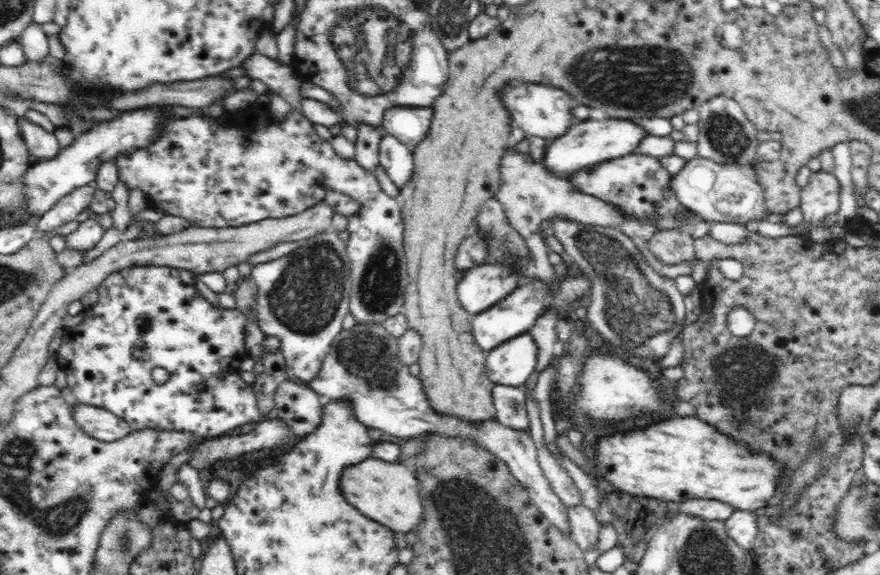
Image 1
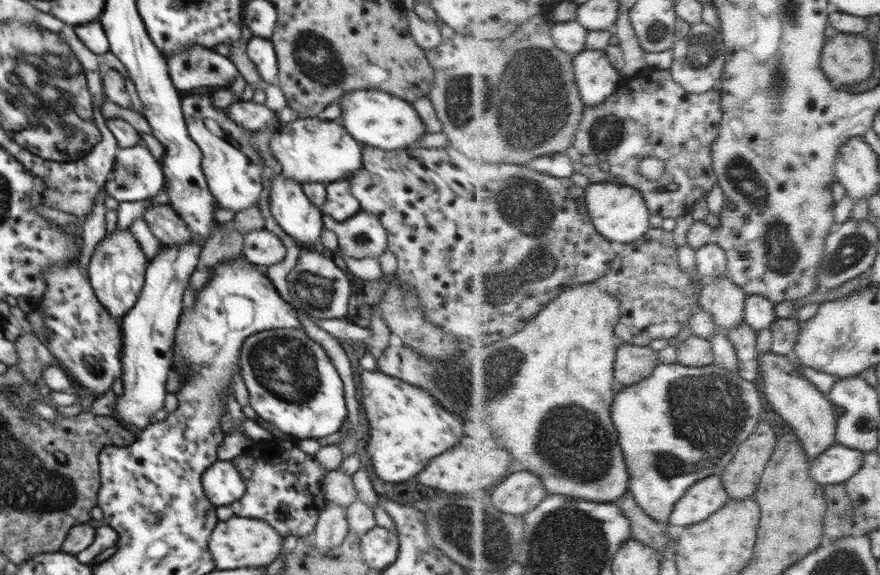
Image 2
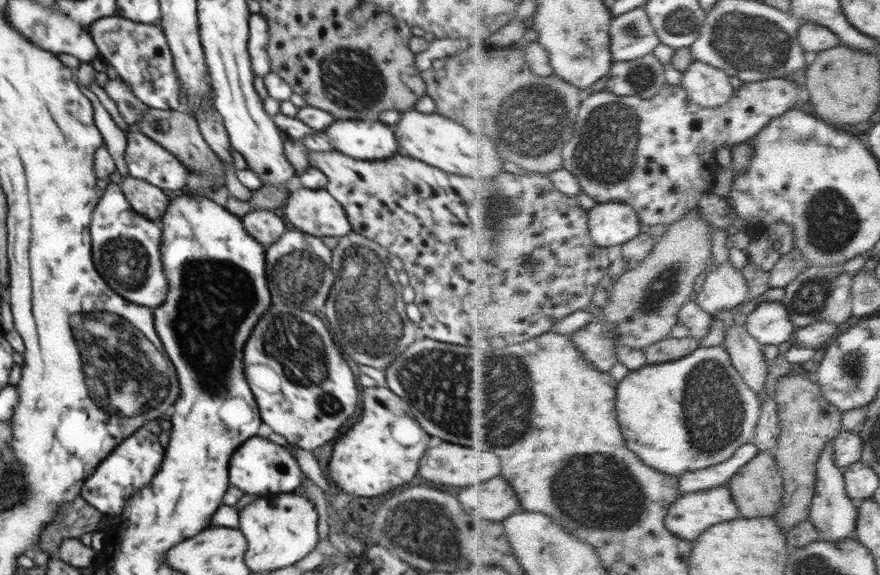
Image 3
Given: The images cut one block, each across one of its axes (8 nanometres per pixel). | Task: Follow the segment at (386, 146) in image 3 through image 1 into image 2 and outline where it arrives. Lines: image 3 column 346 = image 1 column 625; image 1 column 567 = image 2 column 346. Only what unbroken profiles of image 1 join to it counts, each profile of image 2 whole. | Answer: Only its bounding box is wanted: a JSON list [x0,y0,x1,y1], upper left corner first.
[270,117,363,185]

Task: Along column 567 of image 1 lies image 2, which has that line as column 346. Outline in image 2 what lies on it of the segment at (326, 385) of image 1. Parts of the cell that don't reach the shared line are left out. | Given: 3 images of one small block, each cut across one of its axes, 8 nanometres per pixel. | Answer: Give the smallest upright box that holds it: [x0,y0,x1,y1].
[312,501,349,555]

